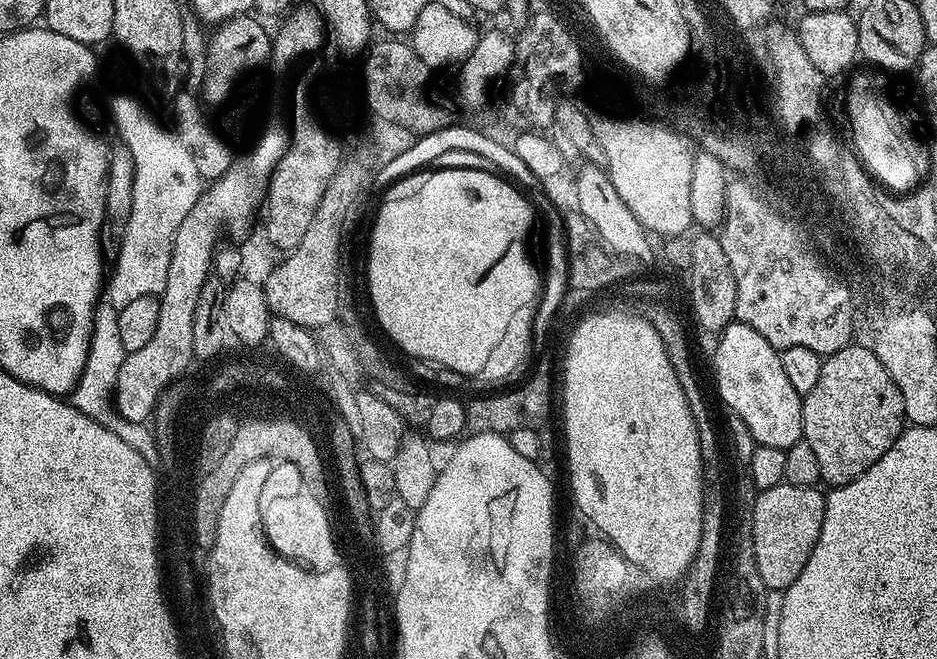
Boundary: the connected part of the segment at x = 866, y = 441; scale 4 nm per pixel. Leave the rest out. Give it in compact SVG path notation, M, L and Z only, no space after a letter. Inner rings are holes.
M853 342L827 357L814 390L802 398L802 439L814 449L820 479L828 486L849 484L870 470L906 427L902 394L894 378L871 348L858 344Z

